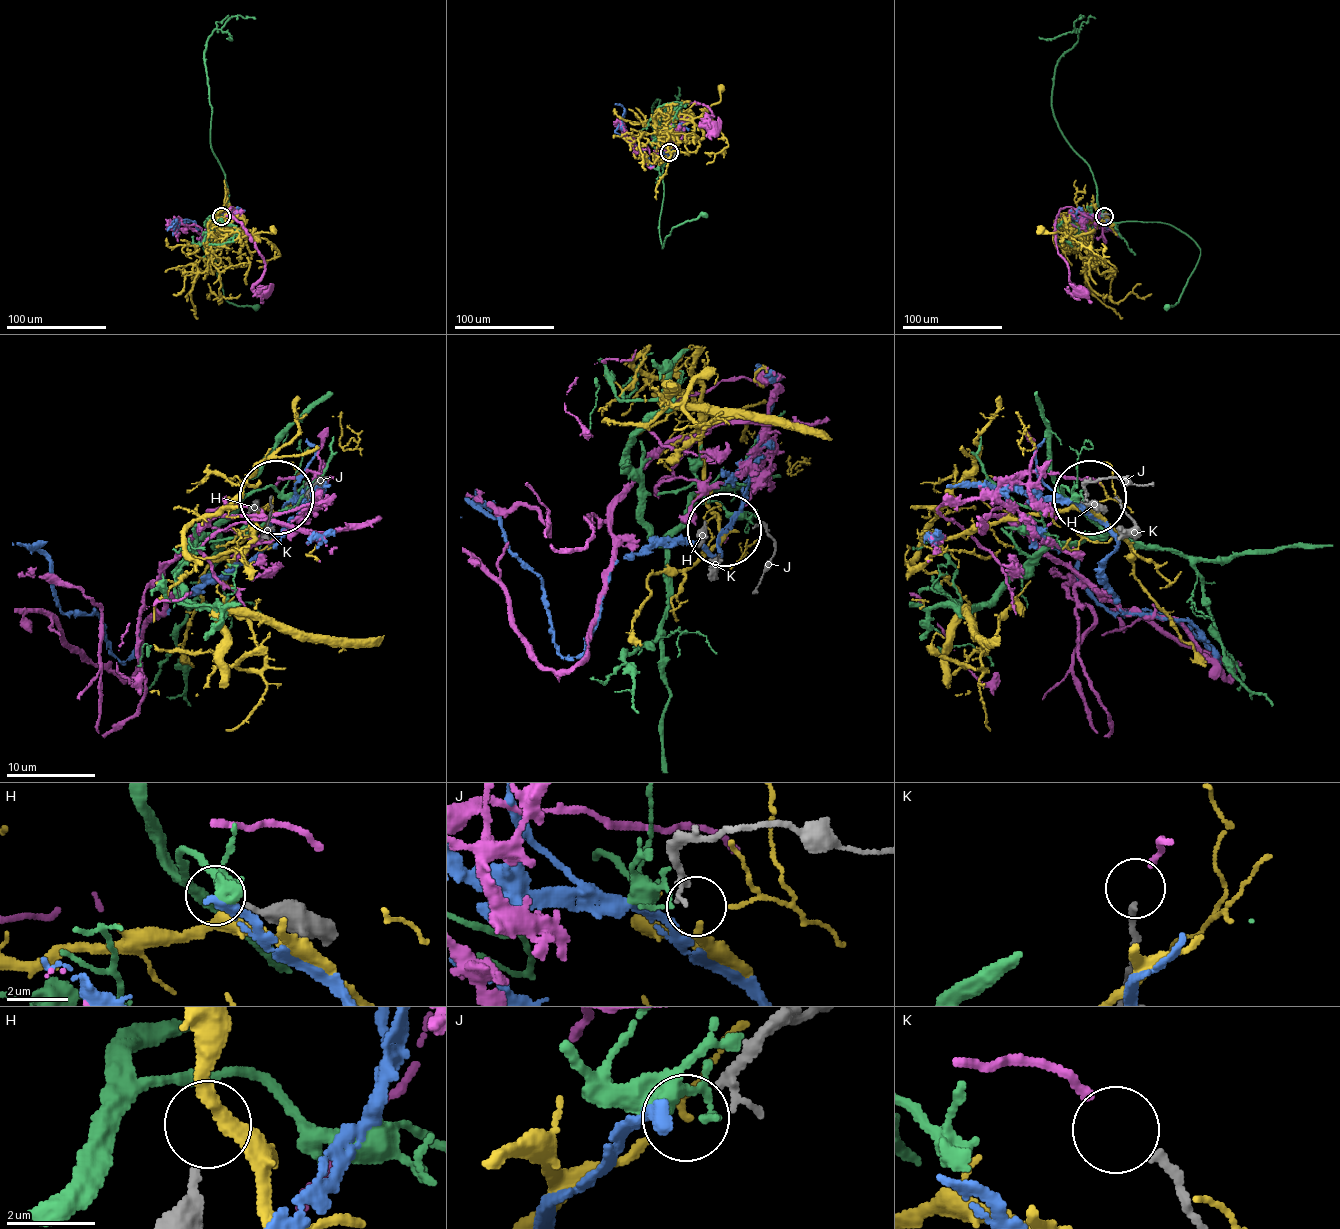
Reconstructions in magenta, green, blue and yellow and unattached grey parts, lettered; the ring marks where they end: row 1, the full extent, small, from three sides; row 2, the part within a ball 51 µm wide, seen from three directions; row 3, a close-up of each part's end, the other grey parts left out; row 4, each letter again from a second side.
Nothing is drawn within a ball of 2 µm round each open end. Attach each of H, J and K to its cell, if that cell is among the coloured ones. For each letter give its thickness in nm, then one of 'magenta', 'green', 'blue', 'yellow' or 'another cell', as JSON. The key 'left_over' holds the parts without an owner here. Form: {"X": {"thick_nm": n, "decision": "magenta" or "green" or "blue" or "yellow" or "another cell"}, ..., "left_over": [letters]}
{"H": {"thick_nm": 240, "decision": "another cell"}, "J": {"thick_nm": 160, "decision": "yellow"}, "K": {"thick_nm": 200, "decision": "magenta"}, "left_over": ["H"]}

